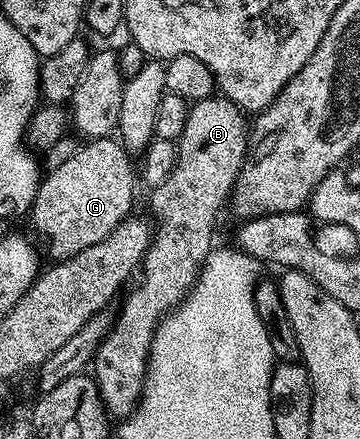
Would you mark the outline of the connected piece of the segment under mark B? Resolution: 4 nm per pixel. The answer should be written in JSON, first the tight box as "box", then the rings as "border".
{"box":[90,97,250,421],"border":[[[213,97],[210,99],[197,99],[188,108],[188,116],[186,117],[186,129],[182,129],[179,140],[176,143],[176,164],[170,173],[170,177],[166,177],[166,181],[162,181],[162,185],[151,188],[150,195],[152,195],[152,211],[156,214],[154,218],[154,234],[152,242],[148,244],[148,252],[144,255],[144,262],[142,264],[142,275],[144,271],[144,283],[140,283],[128,296],[124,299],[124,304],[120,307],[120,312],[117,310],[114,315],[114,322],[112,328],[108,330],[108,334],[100,340],[100,347],[96,350],[96,357],[90,364],[91,374],[96,381],[96,387],[100,391],[100,399],[104,403],[104,409],[109,416],[115,417],[117,420],[124,421],[131,416],[138,404],[140,404],[140,395],[144,392],[144,374],[148,372],[148,350],[152,348],[152,338],[156,332],[156,327],[160,320],[170,312],[179,307],[181,301],[188,296],[192,286],[196,283],[197,277],[200,275],[200,270],[204,267],[208,255],[214,250],[214,243],[212,243],[212,230],[216,227],[216,214],[220,211],[220,206],[229,202],[232,189],[236,186],[236,179],[240,176],[240,170],[248,157],[248,148],[250,146],[250,123],[246,118],[245,112],[240,107],[231,102],[225,97]]]}

